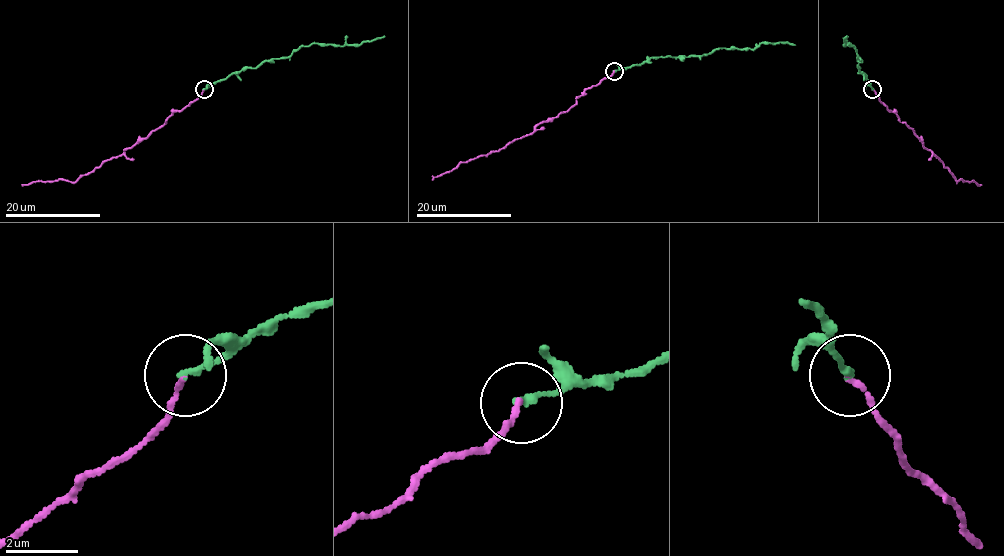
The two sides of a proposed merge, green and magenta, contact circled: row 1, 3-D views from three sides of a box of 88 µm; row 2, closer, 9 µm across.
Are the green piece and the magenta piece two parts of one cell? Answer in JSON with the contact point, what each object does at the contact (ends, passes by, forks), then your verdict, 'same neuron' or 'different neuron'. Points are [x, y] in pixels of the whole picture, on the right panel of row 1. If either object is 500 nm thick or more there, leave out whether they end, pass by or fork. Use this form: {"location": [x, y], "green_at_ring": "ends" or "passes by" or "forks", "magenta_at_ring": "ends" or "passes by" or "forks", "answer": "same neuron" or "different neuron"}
{"location": [872, 89], "green_at_ring": "ends", "magenta_at_ring": "ends", "answer": "same neuron"}

